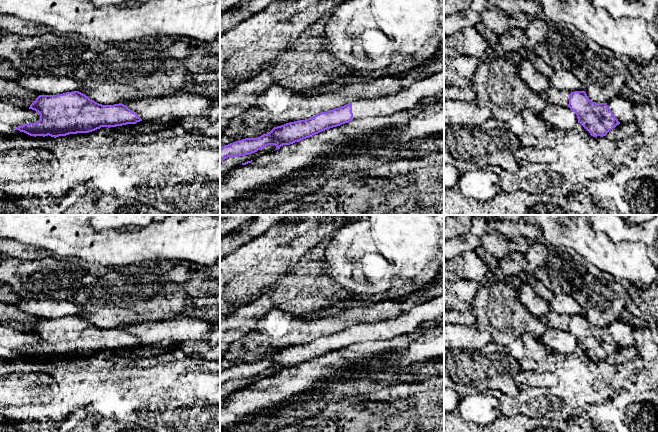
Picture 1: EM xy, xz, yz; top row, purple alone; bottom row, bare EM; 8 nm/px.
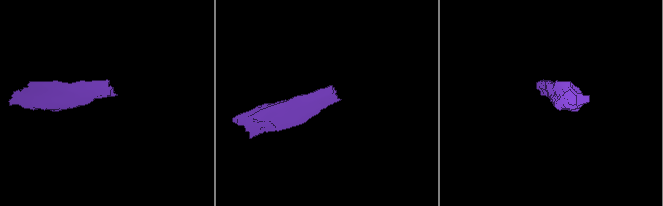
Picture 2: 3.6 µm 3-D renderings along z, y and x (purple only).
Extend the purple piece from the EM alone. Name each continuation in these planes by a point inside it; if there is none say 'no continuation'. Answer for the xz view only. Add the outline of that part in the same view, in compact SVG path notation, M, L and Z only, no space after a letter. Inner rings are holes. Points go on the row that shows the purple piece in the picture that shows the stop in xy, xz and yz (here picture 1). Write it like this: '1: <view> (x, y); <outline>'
1: xz (432, 87); M444 70L414 82L396 93L353 101L353 120L391 116L399 111L415 108L427 99L436 100L429 107L444 104Z

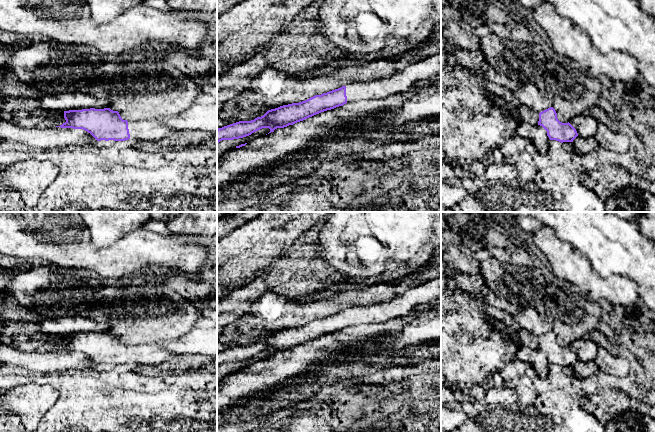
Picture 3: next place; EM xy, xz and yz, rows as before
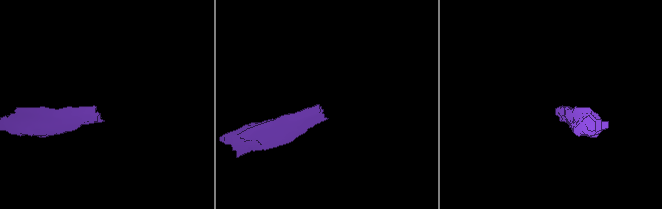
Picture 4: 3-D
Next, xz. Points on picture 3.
1: xz (429, 69); M441 52L408 65L390 76L347 84L347 103L385 99L393 94L409 91L421 82L430 83L423 90L441 88Z

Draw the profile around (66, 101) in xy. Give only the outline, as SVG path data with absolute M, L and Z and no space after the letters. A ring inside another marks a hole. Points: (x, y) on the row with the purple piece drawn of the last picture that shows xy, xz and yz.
M75 92L45 94L39 100L44 109L61 112L90 108L109 108L112 101L106 98Z

